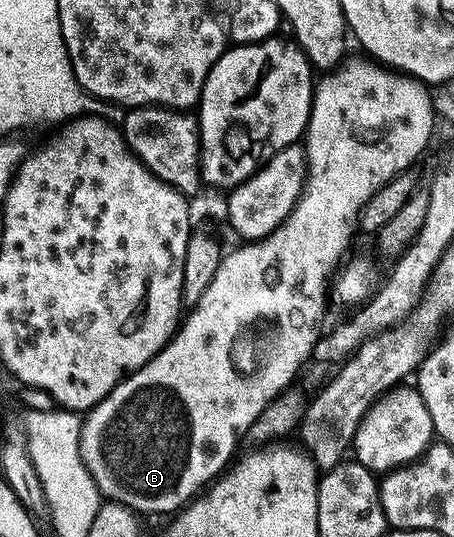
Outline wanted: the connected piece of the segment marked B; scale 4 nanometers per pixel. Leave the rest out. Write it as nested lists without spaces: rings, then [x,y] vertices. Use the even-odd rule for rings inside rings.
[[[368,59],[363,60],[352,62],[349,60],[341,64],[327,75],[321,76],[324,78],[321,81],[319,78],[315,86],[312,94],[312,114],[308,116],[306,130],[309,172],[304,190],[296,200],[292,213],[277,229],[270,231],[270,235],[261,237],[259,241],[241,244],[241,249],[236,249],[233,253],[225,252],[221,256],[220,266],[214,279],[210,279],[210,287],[206,287],[202,299],[198,299],[198,303],[191,306],[189,313],[192,314],[189,317],[187,314],[183,318],[182,324],[172,334],[172,340],[165,345],[162,351],[158,351],[158,355],[154,355],[154,359],[147,361],[138,371],[128,374],[93,409],[87,410],[80,427],[80,450],[94,483],[100,489],[101,498],[118,501],[135,509],[141,515],[147,515],[147,513],[175,514],[181,507],[187,506],[205,486],[216,481],[229,468],[230,462],[237,456],[235,455],[236,448],[241,448],[244,433],[262,415],[267,405],[289,388],[288,384],[295,379],[296,372],[304,365],[304,360],[307,362],[311,358],[312,348],[318,340],[316,328],[319,327],[320,316],[324,313],[324,283],[329,282],[334,268],[341,262],[340,256],[347,251],[348,244],[352,241],[352,232],[354,234],[357,232],[360,208],[387,181],[393,181],[399,173],[409,172],[413,168],[412,164],[423,155],[424,148],[427,147],[428,140],[432,137],[434,114],[429,86],[425,82],[417,81],[416,78],[403,73],[397,73],[379,63],[373,63]]]

